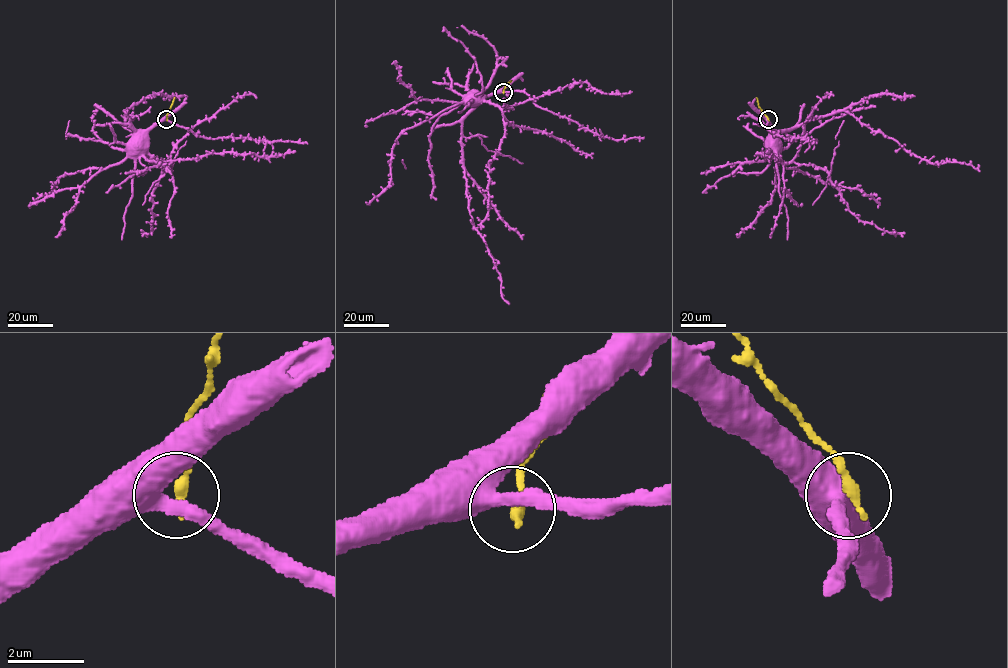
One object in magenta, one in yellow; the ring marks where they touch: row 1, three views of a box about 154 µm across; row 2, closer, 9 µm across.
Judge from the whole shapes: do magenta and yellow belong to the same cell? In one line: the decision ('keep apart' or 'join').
join

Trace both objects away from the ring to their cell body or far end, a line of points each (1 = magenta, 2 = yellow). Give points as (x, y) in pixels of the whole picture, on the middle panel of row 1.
1: (502, 92), (486, 95), (466, 116), (461, 142), (473, 227), (485, 242), (501, 281), (501, 296), (508, 302)
2: (503, 92), (511, 80)

